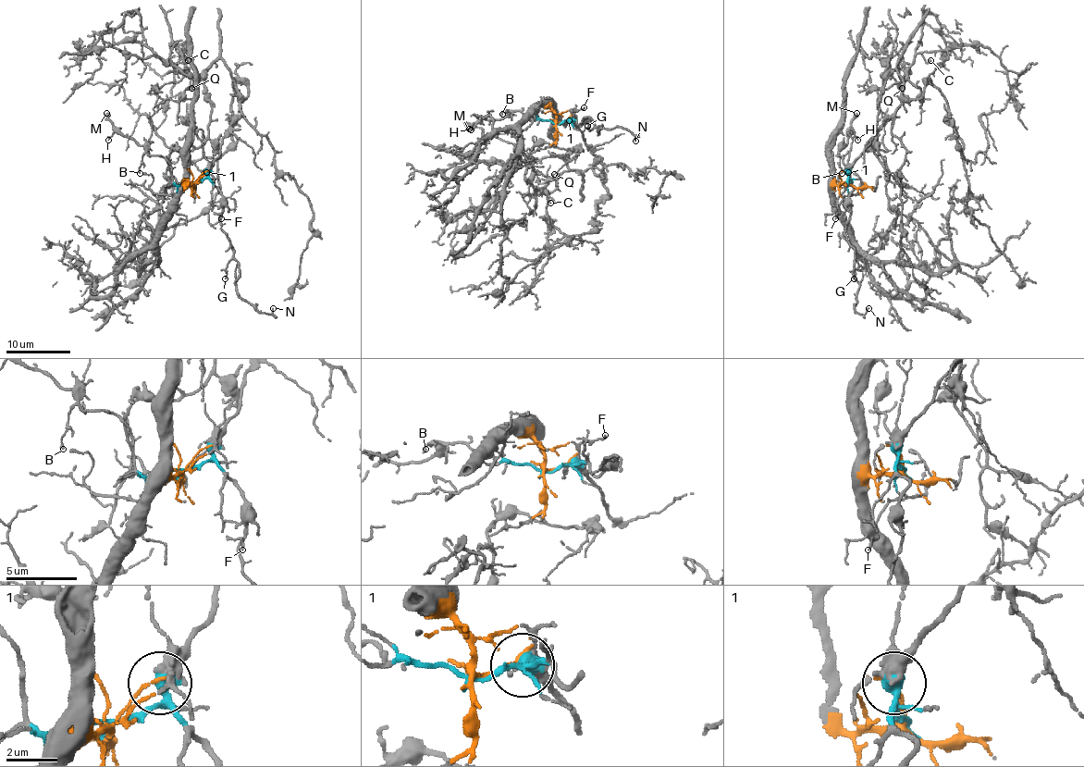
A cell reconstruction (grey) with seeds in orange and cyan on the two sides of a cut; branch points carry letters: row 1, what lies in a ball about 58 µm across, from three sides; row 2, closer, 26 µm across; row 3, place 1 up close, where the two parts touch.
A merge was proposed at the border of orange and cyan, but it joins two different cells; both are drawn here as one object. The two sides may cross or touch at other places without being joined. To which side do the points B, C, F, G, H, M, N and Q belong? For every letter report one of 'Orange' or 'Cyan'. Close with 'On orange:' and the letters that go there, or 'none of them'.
B: Cyan
C: Cyan
F: Cyan
G: Cyan
H: Cyan
M: Cyan
N: Cyan
Q: Cyan
On orange: none of them

